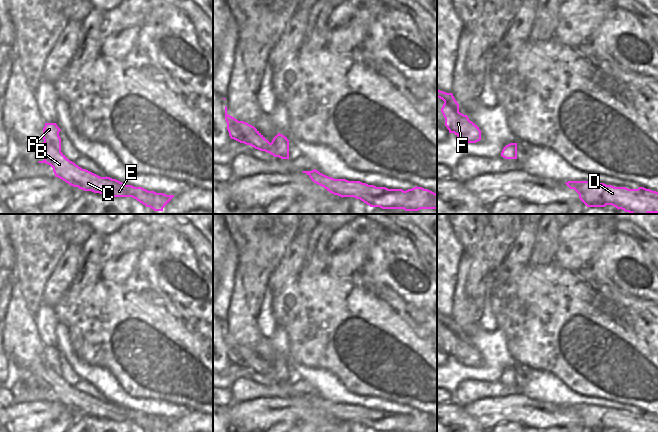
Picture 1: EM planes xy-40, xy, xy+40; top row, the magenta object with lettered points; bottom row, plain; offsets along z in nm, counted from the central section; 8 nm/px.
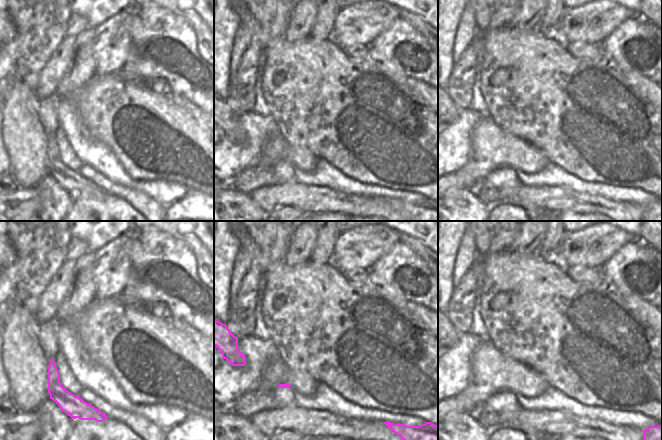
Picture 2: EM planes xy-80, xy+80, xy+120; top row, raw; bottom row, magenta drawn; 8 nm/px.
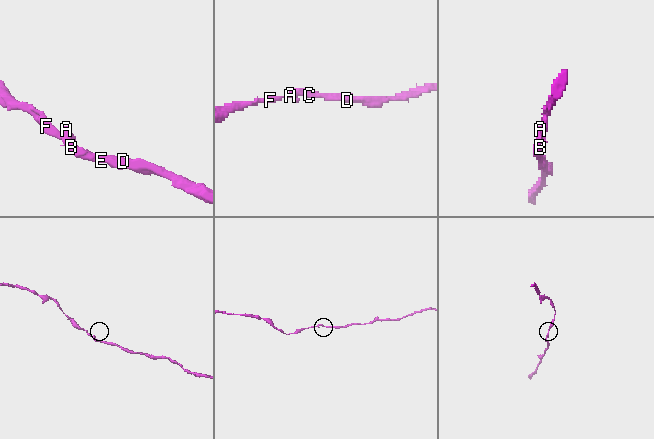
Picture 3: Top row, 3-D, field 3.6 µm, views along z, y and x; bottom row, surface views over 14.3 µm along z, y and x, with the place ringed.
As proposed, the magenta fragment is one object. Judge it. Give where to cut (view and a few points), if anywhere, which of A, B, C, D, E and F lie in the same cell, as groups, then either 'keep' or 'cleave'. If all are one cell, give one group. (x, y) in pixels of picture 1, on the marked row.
cut none; groups A B C D E F; keep

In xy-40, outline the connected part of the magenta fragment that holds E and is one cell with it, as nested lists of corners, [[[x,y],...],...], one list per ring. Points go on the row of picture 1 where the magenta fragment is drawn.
[[[45,123],[41,154],[44,158],[39,163],[46,163],[53,168],[55,177],[58,177],[73,187],[84,191],[92,191],[113,197],[132,197],[154,211],[163,211],[174,195],[148,191],[142,187],[126,185],[110,177],[100,177],[86,169],[82,169],[70,161],[61,152],[61,129],[56,123]]]

